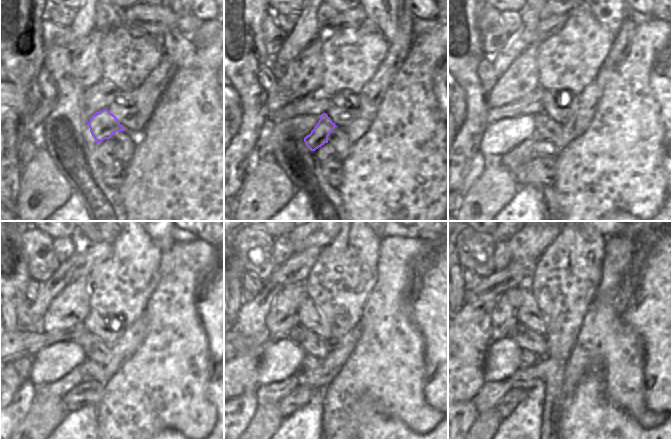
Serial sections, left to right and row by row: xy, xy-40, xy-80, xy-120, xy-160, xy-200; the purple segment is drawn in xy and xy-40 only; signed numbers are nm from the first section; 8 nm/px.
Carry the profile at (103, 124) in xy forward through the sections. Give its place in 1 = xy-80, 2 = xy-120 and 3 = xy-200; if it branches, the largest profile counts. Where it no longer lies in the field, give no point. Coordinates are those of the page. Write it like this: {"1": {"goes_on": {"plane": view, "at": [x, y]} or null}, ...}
{"1": {"goes_on": {"plane": "xy-80", "at": [519, 155]}}, "2": {"goes_on": {"plane": "xy-120", "at": [59, 388]}}, "3": {"goes_on": {"plane": "xy-200", "at": [491, 393]}}}

